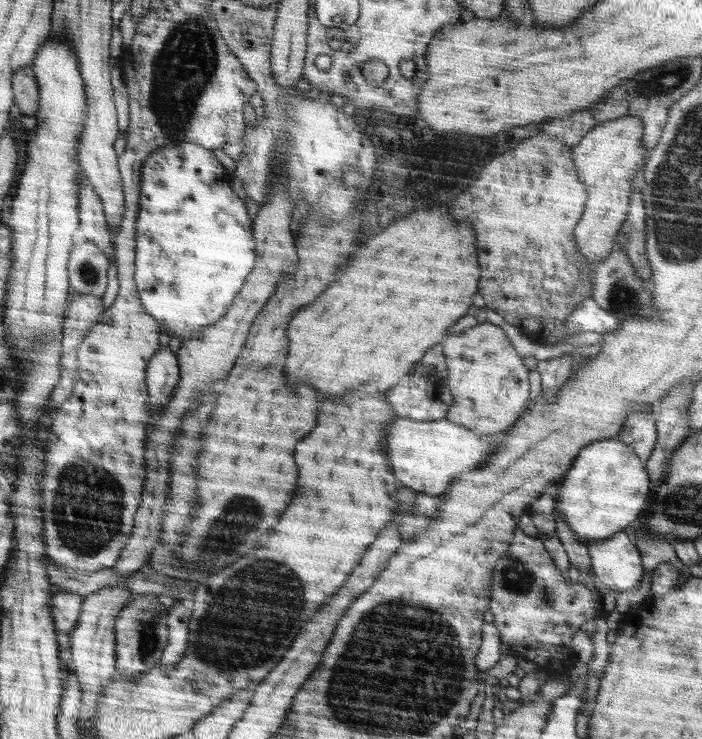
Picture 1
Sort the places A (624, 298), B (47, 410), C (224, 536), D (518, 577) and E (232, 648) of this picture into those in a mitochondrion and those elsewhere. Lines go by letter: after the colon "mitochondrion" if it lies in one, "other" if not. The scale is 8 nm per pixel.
A: mitochondrion
B: other
C: mitochondrion
D: mitochondrion
E: mitochondrion

